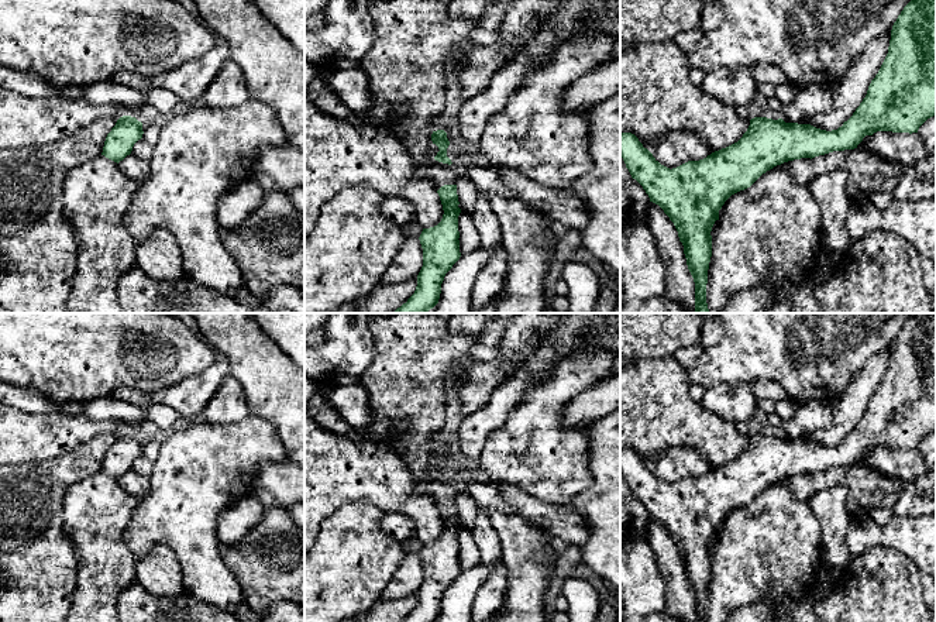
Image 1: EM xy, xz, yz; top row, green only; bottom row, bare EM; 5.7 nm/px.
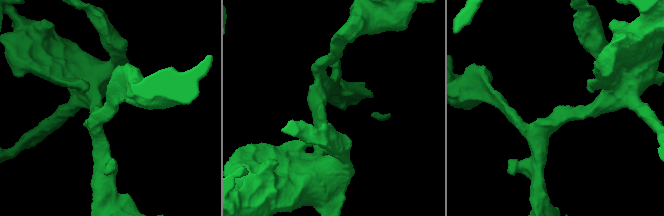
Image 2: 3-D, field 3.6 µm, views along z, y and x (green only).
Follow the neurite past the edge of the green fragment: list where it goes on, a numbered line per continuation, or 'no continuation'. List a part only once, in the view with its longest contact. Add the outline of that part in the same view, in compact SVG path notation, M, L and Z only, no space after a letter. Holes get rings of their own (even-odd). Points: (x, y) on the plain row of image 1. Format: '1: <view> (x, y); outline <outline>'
no continuation

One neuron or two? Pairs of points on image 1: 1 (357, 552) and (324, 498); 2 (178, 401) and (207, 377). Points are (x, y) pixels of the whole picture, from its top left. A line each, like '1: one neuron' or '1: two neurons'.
1: two neurons
2: one neuron

